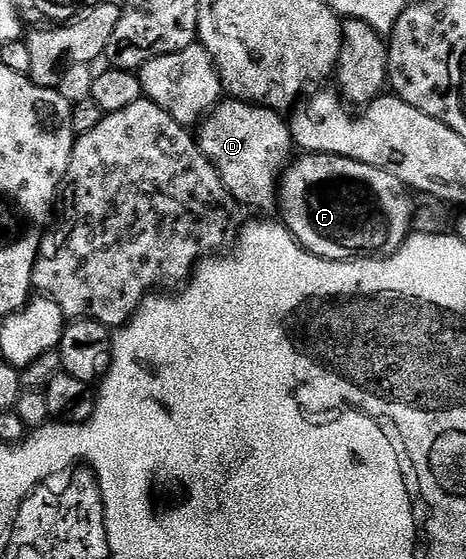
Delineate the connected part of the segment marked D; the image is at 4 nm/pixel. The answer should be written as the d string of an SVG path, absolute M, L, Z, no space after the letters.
M222 100L219 101L218 105L202 119L200 129L202 129L202 131L197 131L196 134L198 147L202 149L202 155L205 156L206 159L215 166L215 168L217 168L218 175L224 184L224 188L228 188L228 192L233 196L233 198L236 199L236 201L238 201L243 207L255 206L258 210L270 210L274 206L275 209L276 203L280 198L280 179L288 163L291 161L292 153L290 154L290 150L293 151L295 149L294 137L290 134L289 121L287 121L287 119L283 117L279 111L270 110L267 106L254 106L250 102L239 102L237 100Z

